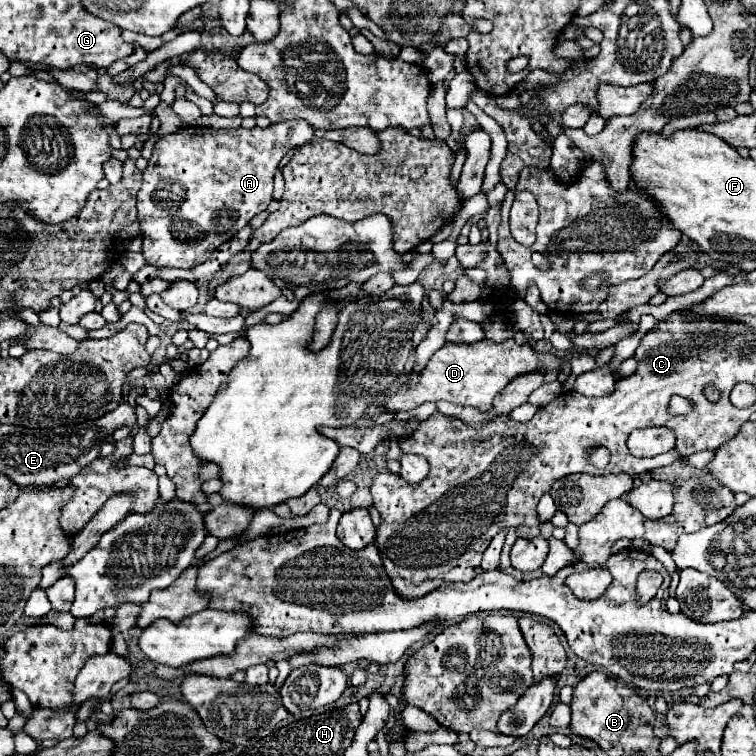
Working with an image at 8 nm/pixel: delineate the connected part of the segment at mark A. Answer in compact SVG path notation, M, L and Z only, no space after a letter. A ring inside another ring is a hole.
M281 121L267 129L211 129L211 127L181 127L177 133L163 135L153 147L151 161L143 173L143 185L137 193L137 219L143 233L143 257L153 267L191 269L209 259L219 247L219 235L229 241L257 213L271 203L273 177L279 161L293 147L309 141L305 121Z

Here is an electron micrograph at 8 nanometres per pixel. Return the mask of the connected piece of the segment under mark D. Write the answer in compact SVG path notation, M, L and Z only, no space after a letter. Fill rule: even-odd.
M481 339L477 343L445 343L419 371L417 385L399 385L397 391L383 401L383 409L389 413L411 411L425 401L445 399L457 405L471 405L479 411L489 411L493 397L517 375L533 371L539 365L543 365L545 369L555 369L563 361L571 361L571 357L573 355L559 359L553 353L537 353L531 345L517 345L513 339L507 339L503 343L491 343L487 339Z

